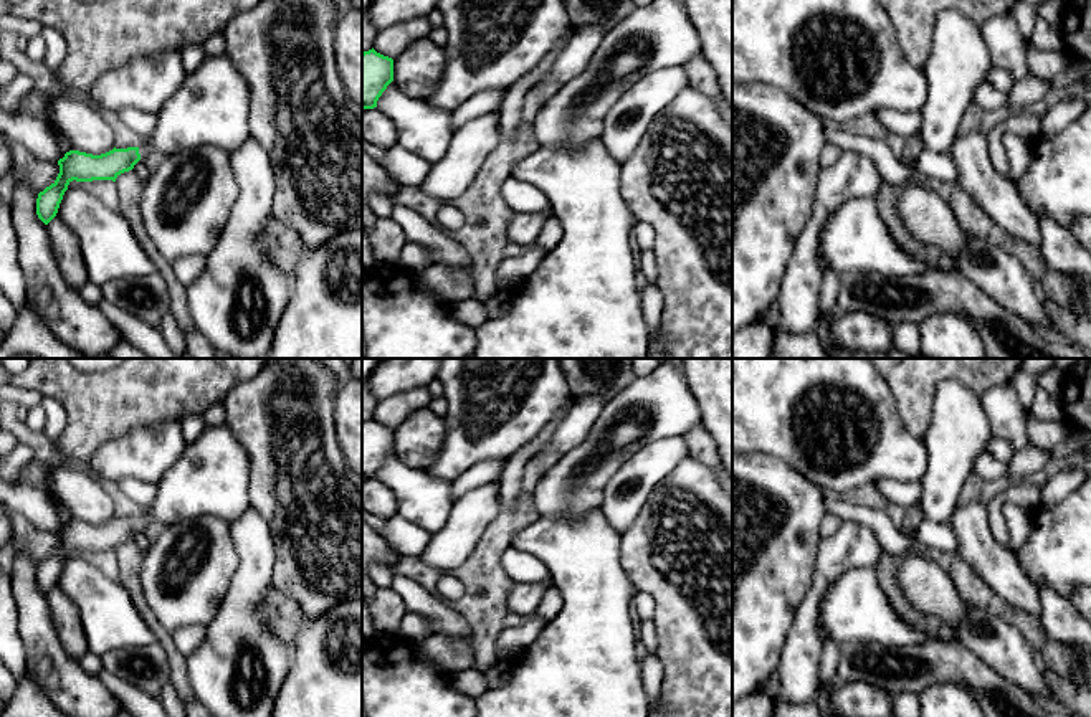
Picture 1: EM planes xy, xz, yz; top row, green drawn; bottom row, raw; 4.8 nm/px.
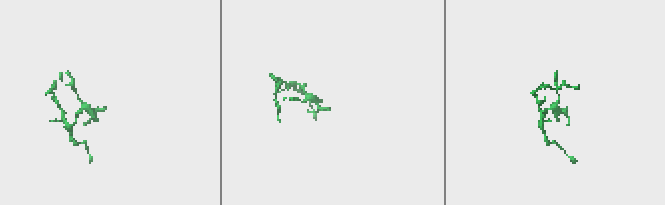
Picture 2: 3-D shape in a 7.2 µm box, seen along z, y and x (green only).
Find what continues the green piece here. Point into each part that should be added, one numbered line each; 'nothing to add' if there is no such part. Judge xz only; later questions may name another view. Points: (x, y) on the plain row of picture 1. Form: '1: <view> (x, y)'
nothing to add

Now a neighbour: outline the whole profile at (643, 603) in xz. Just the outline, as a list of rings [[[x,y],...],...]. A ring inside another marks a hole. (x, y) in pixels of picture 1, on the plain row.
[[[636,593],[633,608],[638,613],[640,620],[655,618],[655,601],[648,593]]]

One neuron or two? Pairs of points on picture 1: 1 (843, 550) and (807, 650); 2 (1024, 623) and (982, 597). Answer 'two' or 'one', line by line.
1: one
2: one

